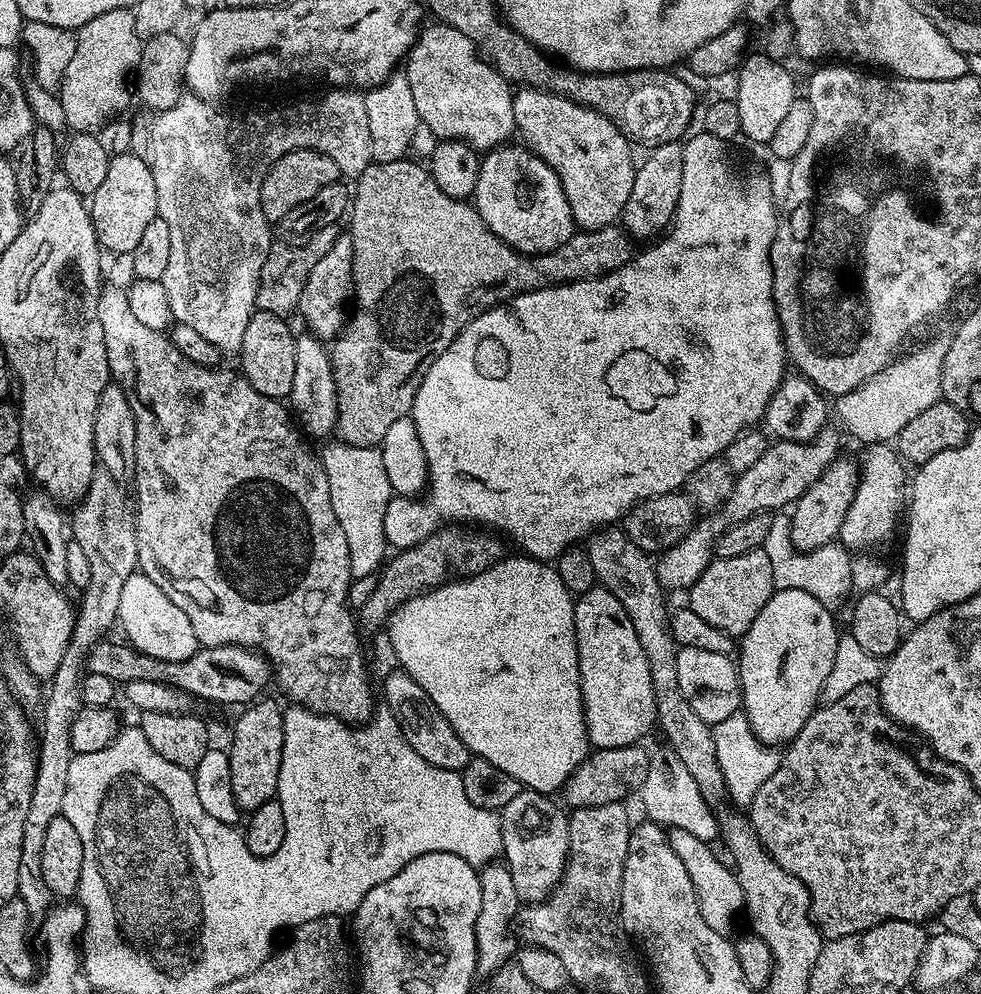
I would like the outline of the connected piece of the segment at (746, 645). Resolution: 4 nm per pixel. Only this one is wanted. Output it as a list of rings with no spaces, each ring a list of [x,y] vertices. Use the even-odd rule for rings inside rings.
[[[782,589],[773,591],[772,596],[758,610],[758,618],[738,644],[738,675],[742,711],[748,717],[750,726],[762,743],[769,746],[784,746],[806,726],[818,705],[821,703],[820,691],[826,674],[834,666],[834,654],[838,650],[841,633],[836,632],[834,612],[818,602],[803,590]]]

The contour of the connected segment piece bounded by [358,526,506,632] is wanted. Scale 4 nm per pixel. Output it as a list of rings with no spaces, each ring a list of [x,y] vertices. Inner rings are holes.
[[[441,526],[412,548],[397,551],[396,557],[393,560],[391,557],[381,567],[376,577],[374,594],[370,594],[366,606],[358,609],[359,627],[369,628],[372,632],[380,628],[381,631],[392,617],[393,610],[398,605],[405,604],[411,596],[419,596],[421,592],[449,584],[451,580],[464,580],[468,576],[482,574],[482,570],[494,566],[506,555],[506,549],[500,545],[499,539],[501,540],[499,535],[485,534],[480,530],[465,530],[460,526]]]

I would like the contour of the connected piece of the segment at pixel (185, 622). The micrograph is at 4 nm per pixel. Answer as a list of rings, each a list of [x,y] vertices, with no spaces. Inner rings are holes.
[[[137,570],[133,576],[126,578],[126,587],[122,589],[122,606],[120,607],[119,627],[124,627],[127,643],[136,651],[162,662],[182,662],[199,652],[202,645],[190,626],[190,618],[150,578]]]

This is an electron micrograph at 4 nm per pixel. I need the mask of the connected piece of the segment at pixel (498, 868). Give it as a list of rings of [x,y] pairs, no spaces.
[[[503,862],[485,864],[479,869],[480,889],[482,890],[482,906],[478,909],[478,922],[474,926],[476,938],[476,974],[480,978],[491,978],[501,971],[513,959],[518,948],[518,936],[513,925],[520,915],[522,901],[518,898],[518,890],[514,890],[514,878],[510,878],[510,870]]]

